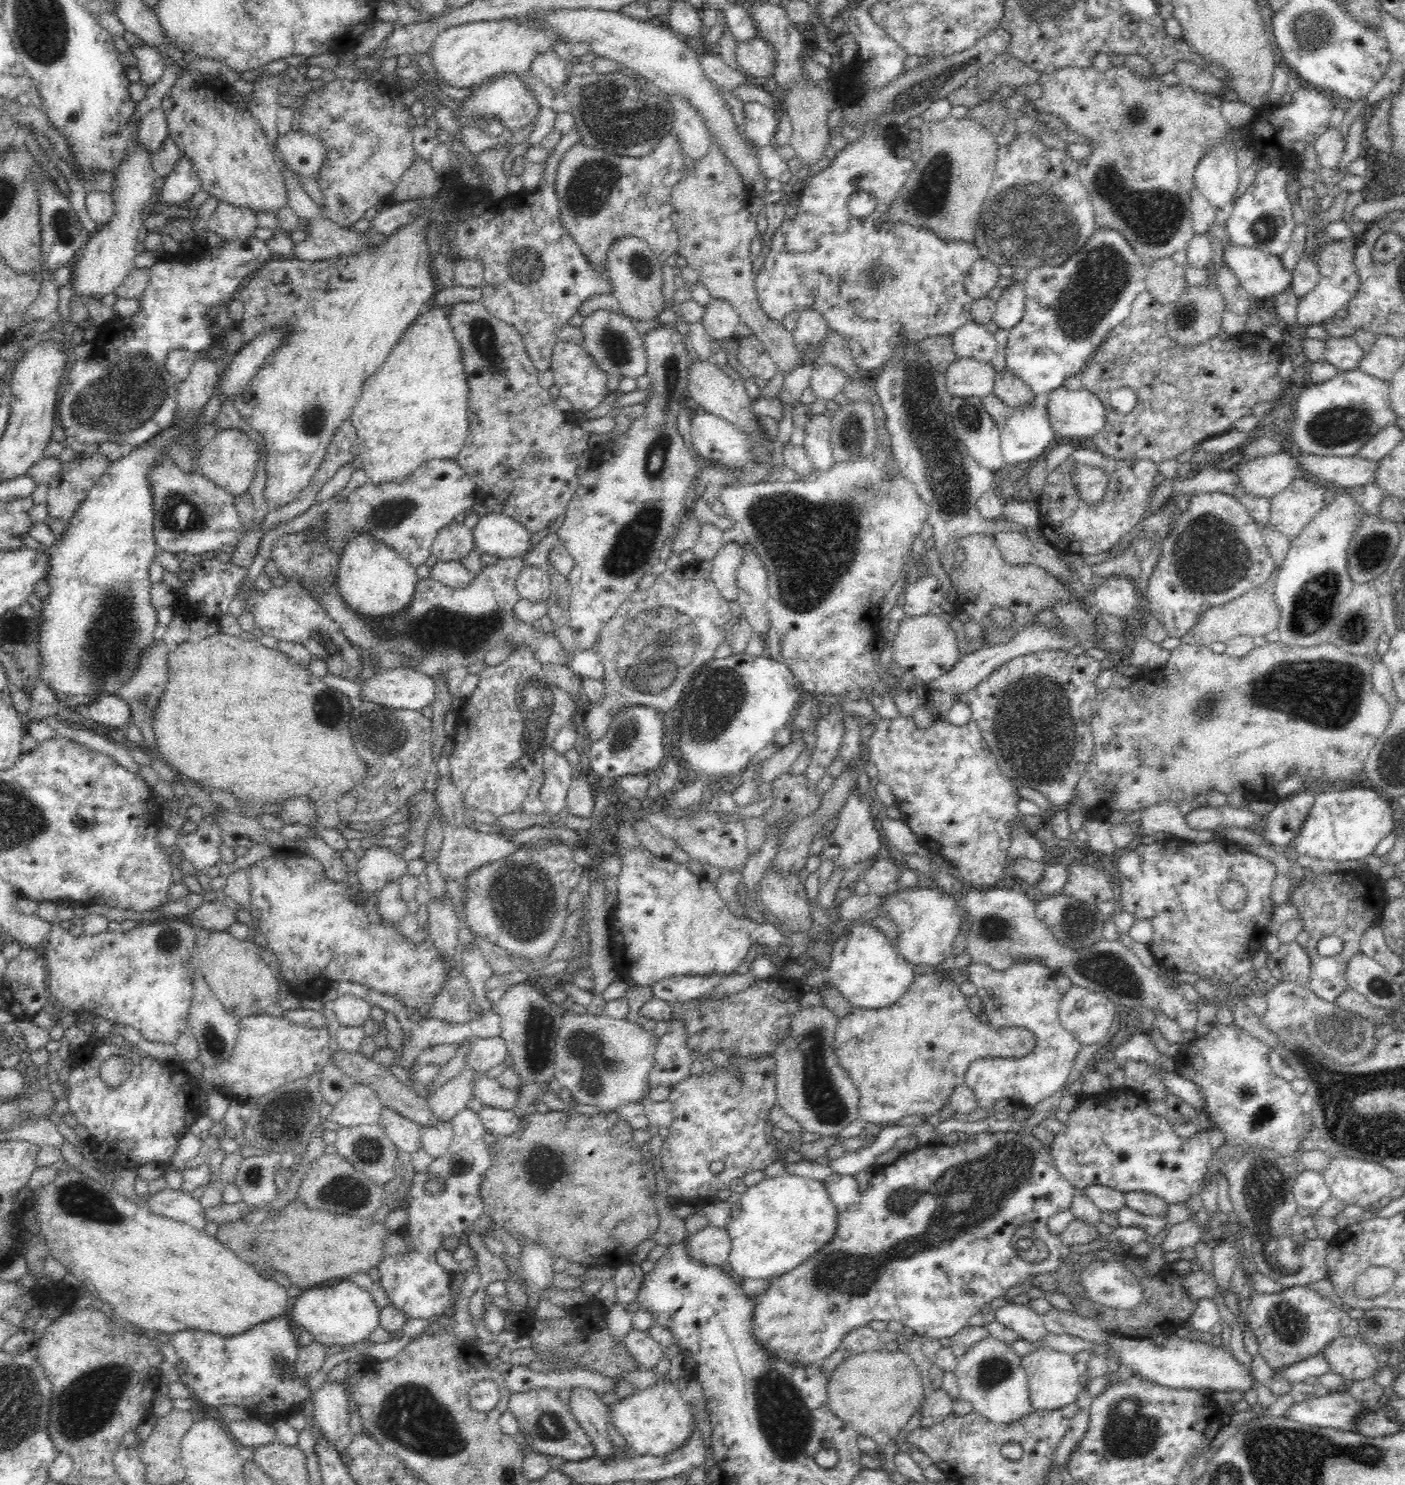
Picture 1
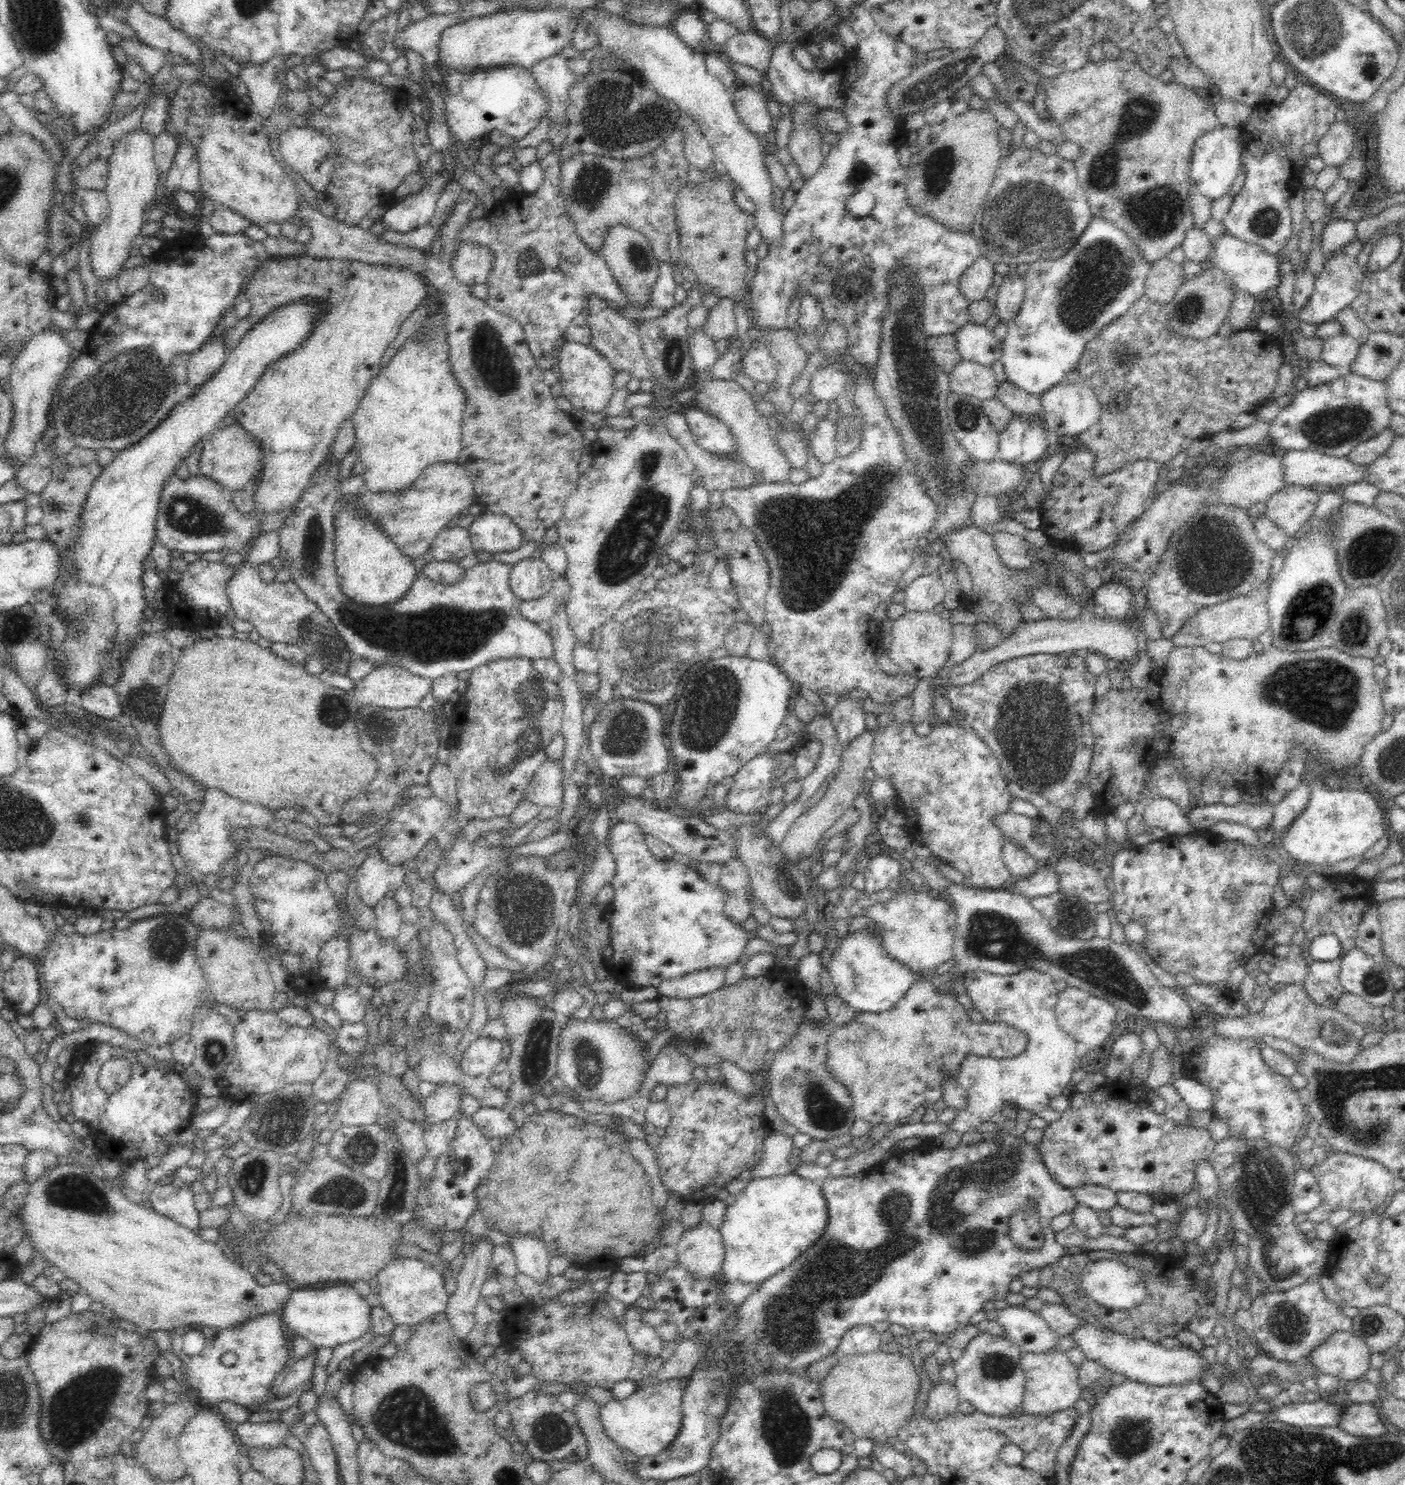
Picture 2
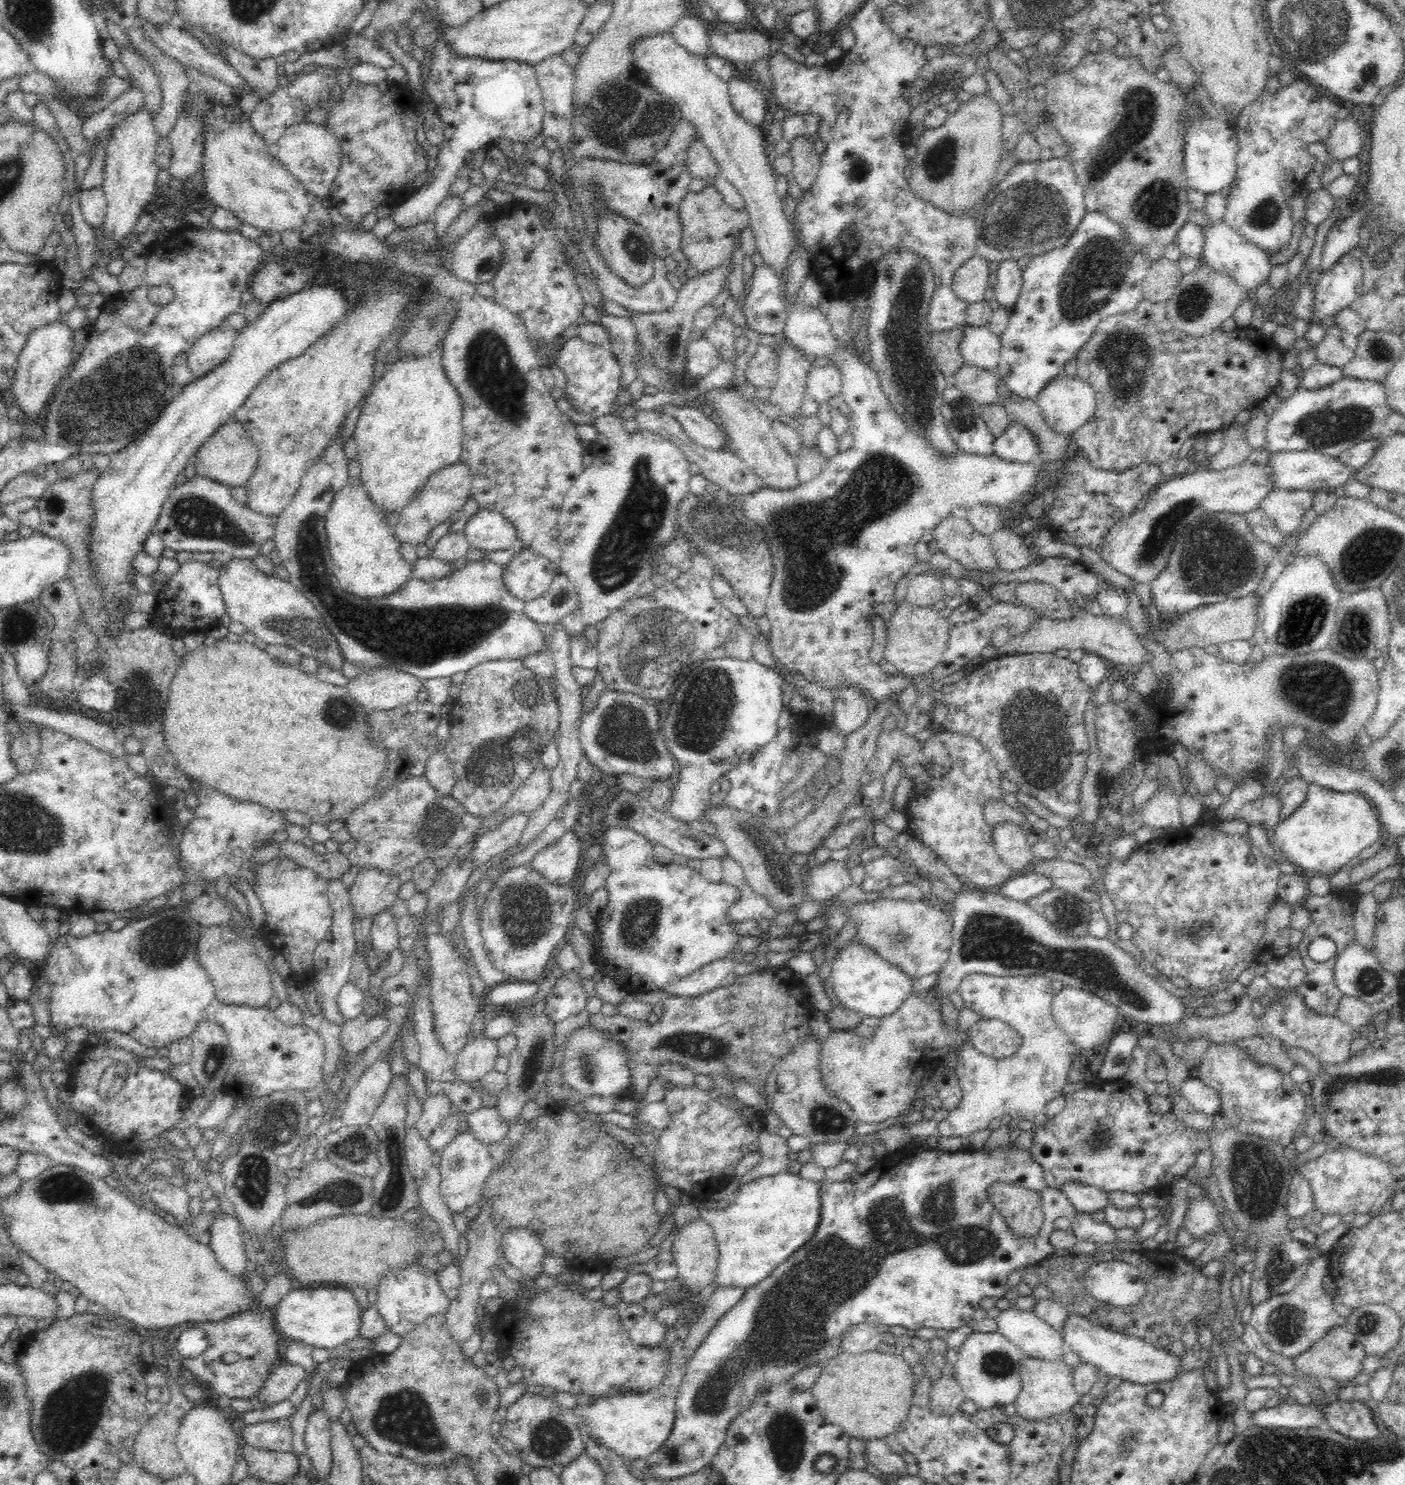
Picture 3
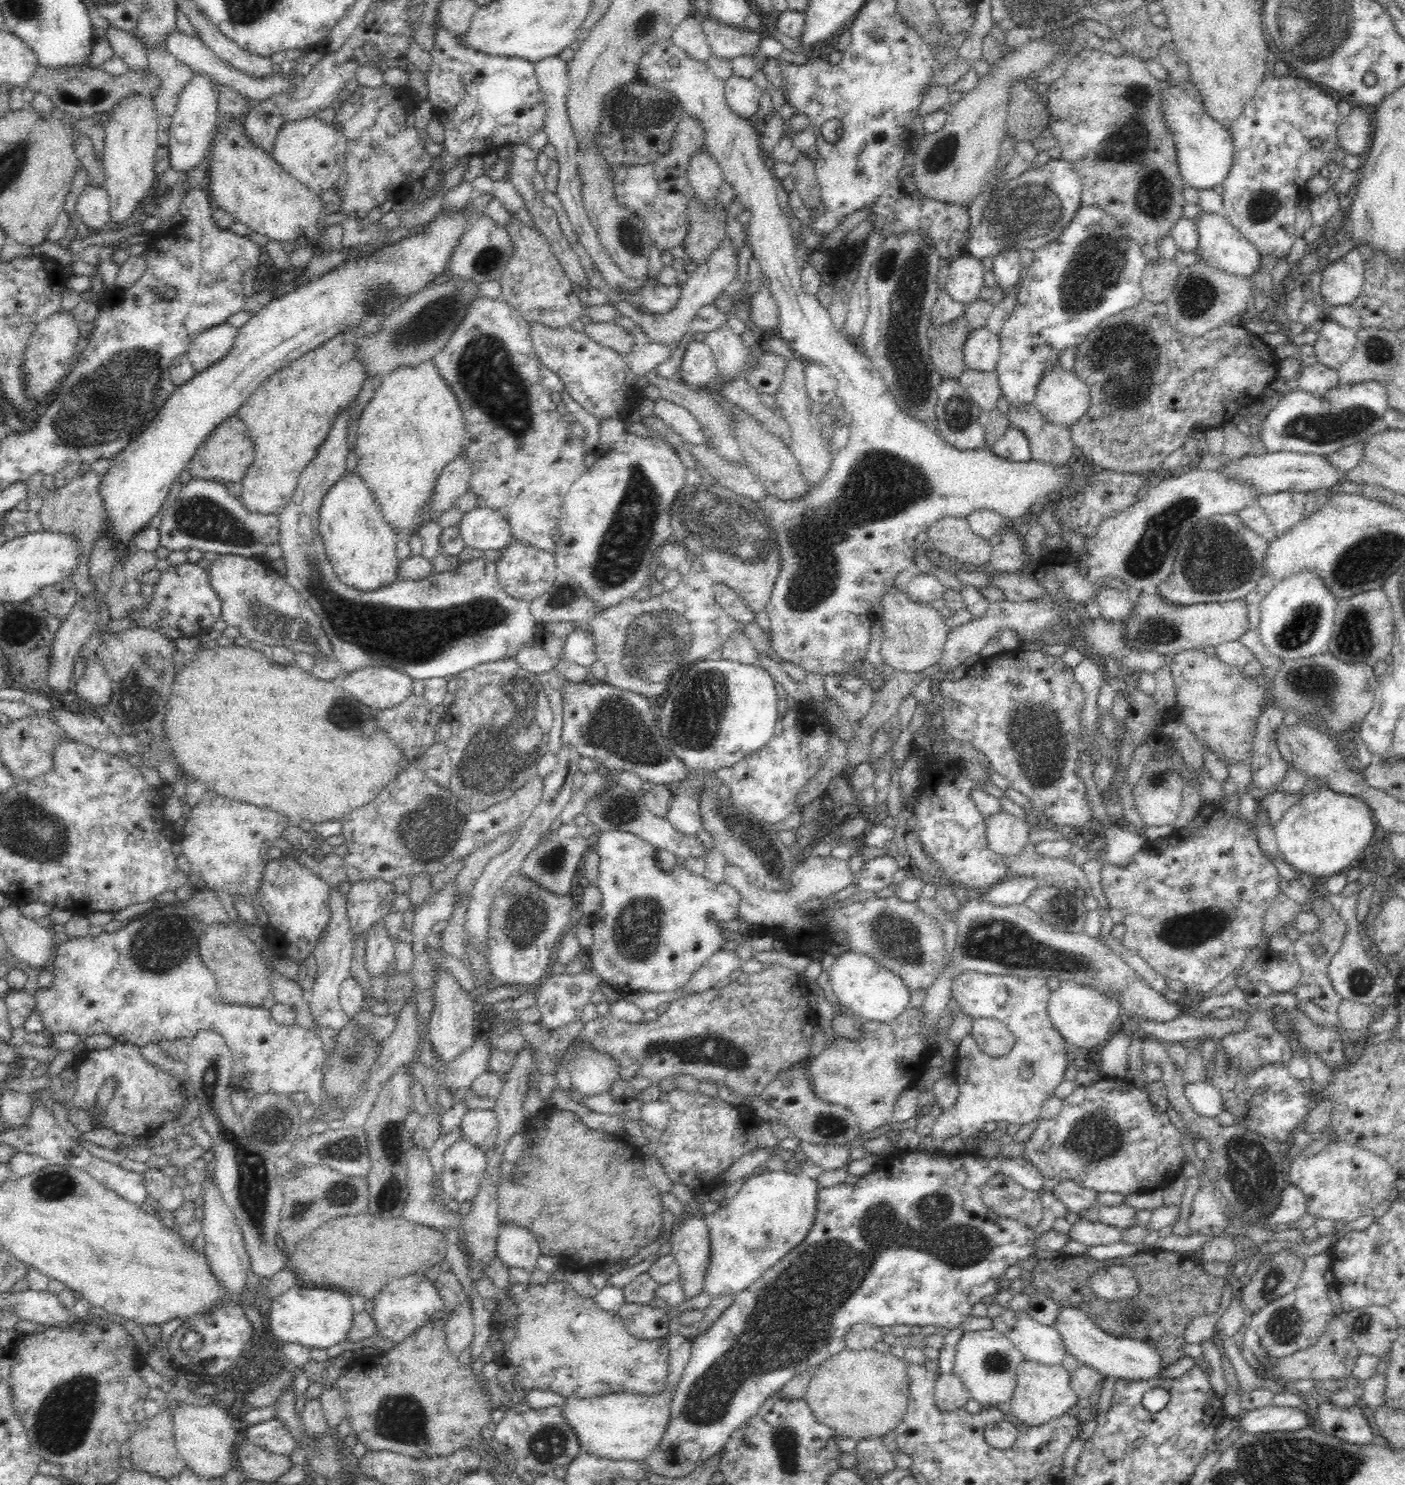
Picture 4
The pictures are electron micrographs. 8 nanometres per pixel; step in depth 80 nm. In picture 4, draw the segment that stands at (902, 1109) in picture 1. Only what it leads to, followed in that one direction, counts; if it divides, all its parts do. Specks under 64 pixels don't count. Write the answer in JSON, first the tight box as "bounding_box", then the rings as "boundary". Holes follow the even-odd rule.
{"bounding_box":[808,1008,1014,1134],"boundary":[[[906,1008],[899,1018],[882,1024],[863,1022],[863,1035],[858,1040],[837,1037],[816,1058],[808,1062],[810,1089],[822,1101],[844,1106],[856,1117],[859,1130],[867,1134],[889,1122],[894,1100],[916,1081],[928,1068],[930,1054],[937,1046],[926,1045],[920,1033],[922,1009]],[[982,1018],[971,1030],[982,1052],[988,1056],[1004,1056],[1014,1046],[1014,1036],[1000,1021]]]}

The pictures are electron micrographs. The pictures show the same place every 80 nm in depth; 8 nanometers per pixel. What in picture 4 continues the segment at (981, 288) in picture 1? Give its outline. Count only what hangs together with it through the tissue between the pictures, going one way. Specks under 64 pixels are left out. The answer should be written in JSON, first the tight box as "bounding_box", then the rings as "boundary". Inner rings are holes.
{"bounding_box":[945,254,985,303],"boundary":[[[970,254],[958,257],[949,268],[949,275],[945,284],[945,291],[952,297],[952,300],[957,303],[969,303],[979,298],[980,289],[984,286],[982,276],[985,269],[982,267],[982,262],[979,258],[973,257]]]}

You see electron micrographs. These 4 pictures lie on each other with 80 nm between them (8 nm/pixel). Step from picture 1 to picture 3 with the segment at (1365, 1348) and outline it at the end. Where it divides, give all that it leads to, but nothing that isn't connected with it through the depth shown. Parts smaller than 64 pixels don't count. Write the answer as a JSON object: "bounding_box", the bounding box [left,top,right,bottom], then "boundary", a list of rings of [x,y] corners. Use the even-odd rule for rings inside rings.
{"bounding_box":[1290,1326,1366,1382],"boundary":[[[1334,1326],[1308,1351],[1290,1359],[1294,1361],[1296,1373],[1302,1373],[1310,1378],[1352,1382],[1353,1378],[1361,1372],[1362,1362],[1366,1356],[1364,1348],[1356,1341],[1352,1333],[1343,1326]]]}

